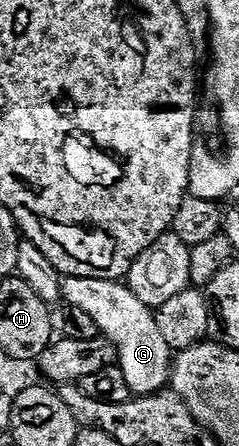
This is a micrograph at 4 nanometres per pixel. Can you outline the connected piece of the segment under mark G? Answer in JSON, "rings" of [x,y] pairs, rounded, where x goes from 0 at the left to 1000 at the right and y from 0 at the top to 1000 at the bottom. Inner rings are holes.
{"rings":[[[285,619],[264,628],[264,673],[293,688],[356,695],[356,704],[406,722],[418,747],[481,778],[490,823],[523,839],[548,881],[565,888],[644,888],[711,863],[724,783],[657,733],[649,700],[590,677],[590,668],[573,668],[527,635]]]}

